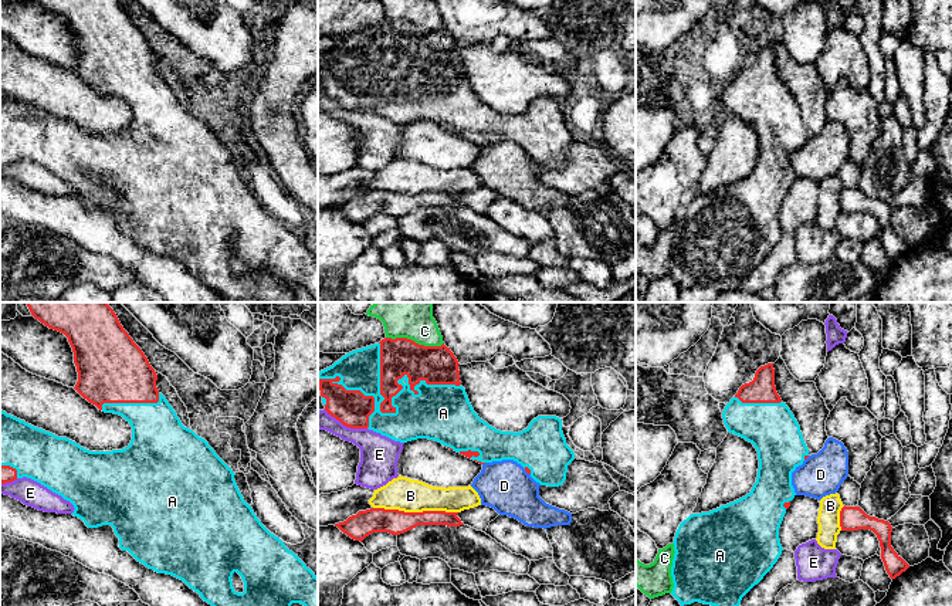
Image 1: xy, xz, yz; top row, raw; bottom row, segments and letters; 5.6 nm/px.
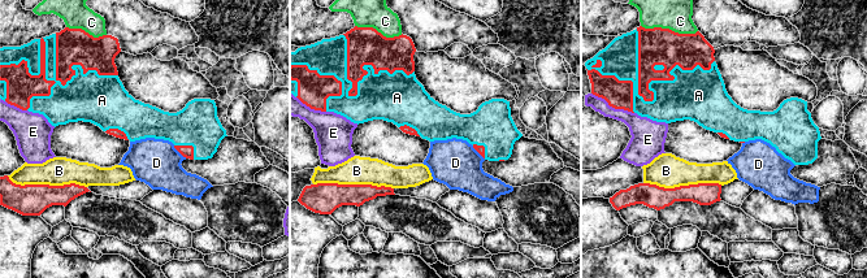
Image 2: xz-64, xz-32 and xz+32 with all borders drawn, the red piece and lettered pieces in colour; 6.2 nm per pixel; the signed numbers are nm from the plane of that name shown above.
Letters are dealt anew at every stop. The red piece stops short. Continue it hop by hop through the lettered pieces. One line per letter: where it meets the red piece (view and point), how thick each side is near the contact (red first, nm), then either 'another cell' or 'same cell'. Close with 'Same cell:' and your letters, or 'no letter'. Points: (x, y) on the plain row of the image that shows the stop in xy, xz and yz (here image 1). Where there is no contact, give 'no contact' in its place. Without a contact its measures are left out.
A: xz (390, 84) | 190/280 nm | same cell
B: xz (416, 195) | 140/190 nm | another cell
C: xz (413, 23) | 220/160 nm | another cell
D: xz (527, 153) | 20/280 nm | another cell
E: xz (345, 107) | 200/200 nm | another cell
Same cell: A

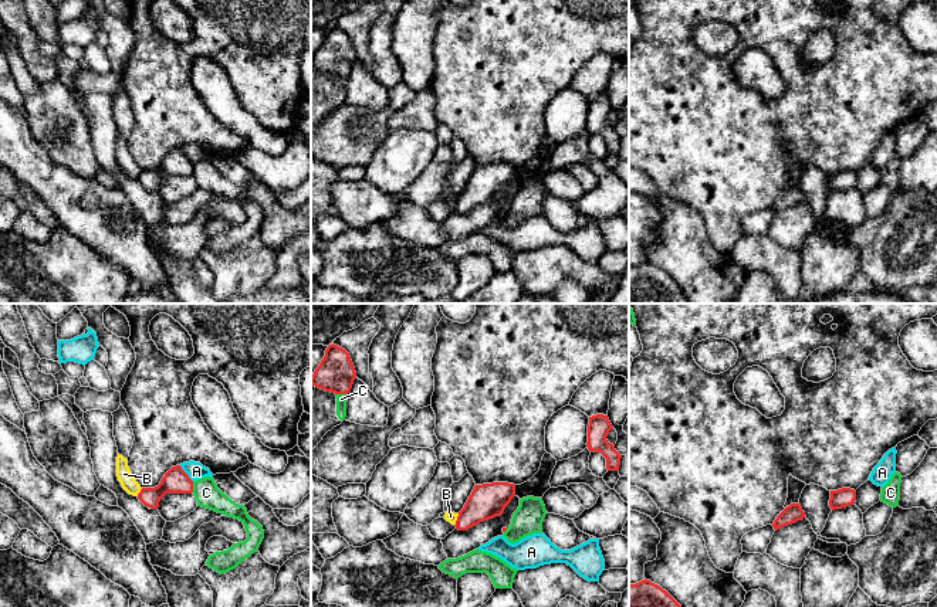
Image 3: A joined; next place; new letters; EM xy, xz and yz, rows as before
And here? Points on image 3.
A: xy (186, 156) | 140/100 nm | another cell
B: xz (457, 202) | 200/60 nm | another cell
C: xz (342, 75) | 220/60 nm | another cell
Same cell: no letter

